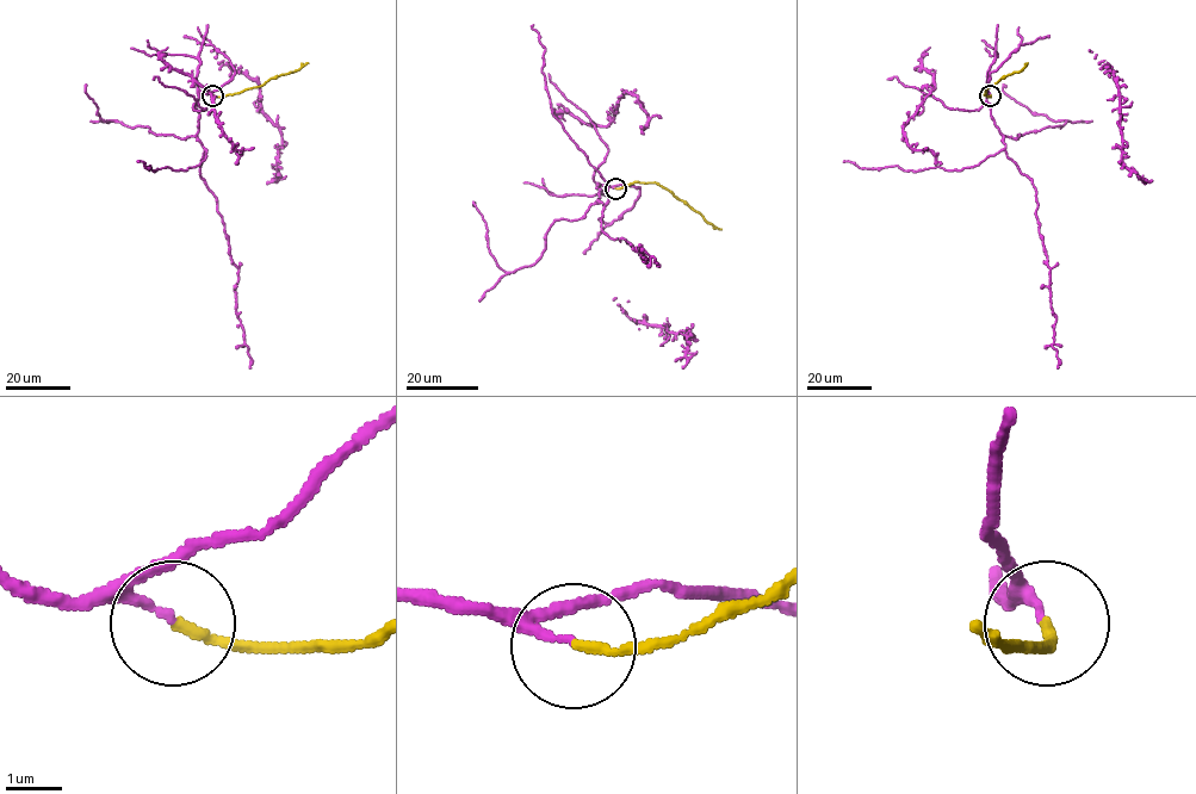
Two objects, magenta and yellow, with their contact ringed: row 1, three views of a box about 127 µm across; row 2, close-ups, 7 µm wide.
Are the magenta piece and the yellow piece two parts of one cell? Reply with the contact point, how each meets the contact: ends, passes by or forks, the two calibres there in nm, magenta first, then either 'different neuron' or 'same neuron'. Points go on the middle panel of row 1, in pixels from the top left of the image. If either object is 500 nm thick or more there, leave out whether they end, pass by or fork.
(615, 188) | magenta ends | yellow ends | 130/180 nm | same neuron

